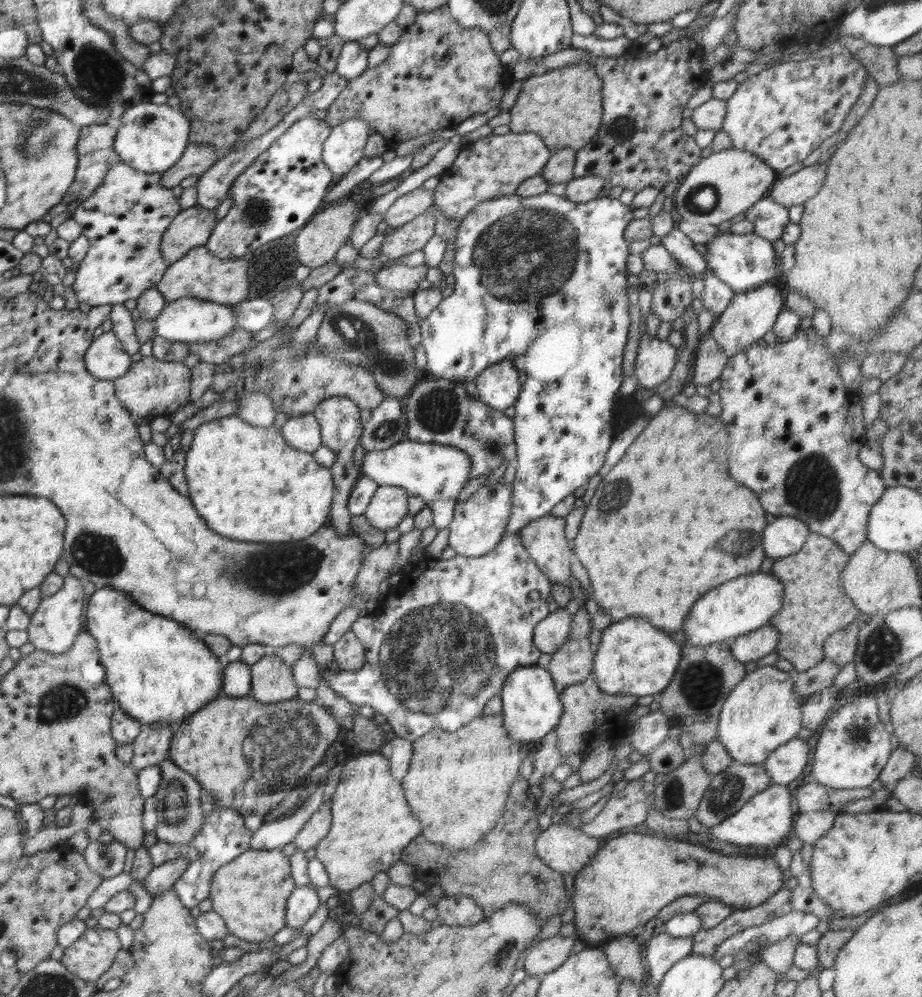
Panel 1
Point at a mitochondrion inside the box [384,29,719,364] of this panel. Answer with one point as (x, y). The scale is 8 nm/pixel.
(532, 252)

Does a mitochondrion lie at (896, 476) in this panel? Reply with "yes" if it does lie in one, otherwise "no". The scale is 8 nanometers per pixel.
no

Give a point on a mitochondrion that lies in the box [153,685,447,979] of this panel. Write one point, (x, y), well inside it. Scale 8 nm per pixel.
(281, 743)

